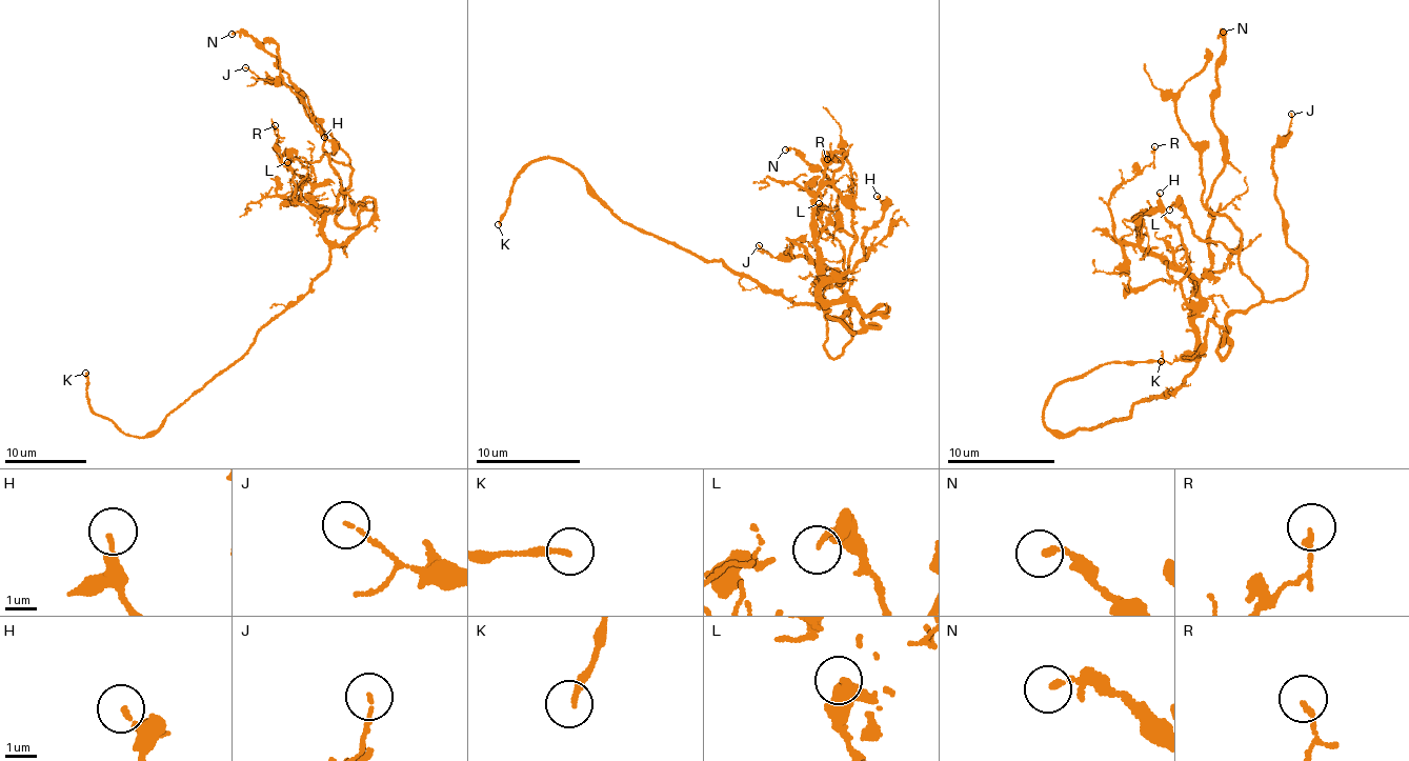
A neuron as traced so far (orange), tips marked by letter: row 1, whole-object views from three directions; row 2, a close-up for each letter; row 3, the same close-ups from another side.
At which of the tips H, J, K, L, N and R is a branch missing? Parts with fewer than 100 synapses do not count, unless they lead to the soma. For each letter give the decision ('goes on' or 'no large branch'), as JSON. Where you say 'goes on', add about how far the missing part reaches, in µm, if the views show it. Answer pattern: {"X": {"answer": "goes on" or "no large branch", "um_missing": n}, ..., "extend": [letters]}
{"H": {"answer": "no large branch"}, "J": {"answer": "no large branch"}, "K": {"answer": "goes on", "um_missing": 6}, "L": {"answer": "no large branch"}, "N": {"answer": "no large branch"}, "R": {"answer": "no large branch"}, "extend": ["K"]}

